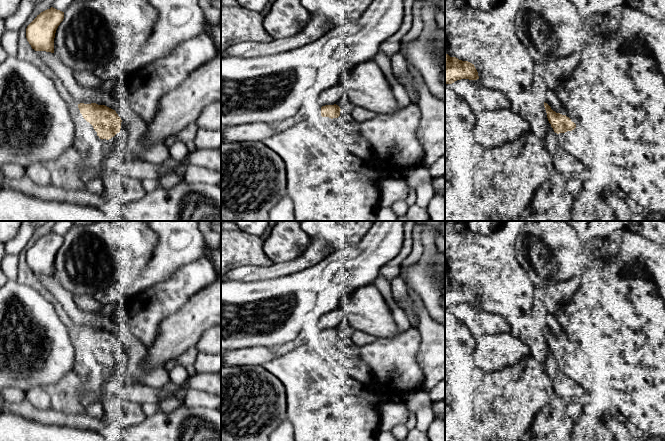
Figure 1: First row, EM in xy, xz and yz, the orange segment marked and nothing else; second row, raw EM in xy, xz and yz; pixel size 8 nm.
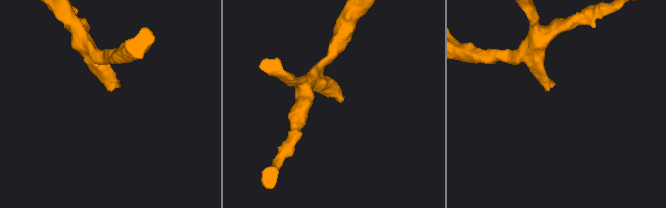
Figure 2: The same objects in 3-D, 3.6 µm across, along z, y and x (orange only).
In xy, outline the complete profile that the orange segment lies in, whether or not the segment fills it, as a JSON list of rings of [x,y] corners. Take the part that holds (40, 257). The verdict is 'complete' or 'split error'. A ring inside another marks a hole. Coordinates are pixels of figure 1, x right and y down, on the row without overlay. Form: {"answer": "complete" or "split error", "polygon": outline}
{"answer": "complete", "polygon": [[[53,231],[37,239],[26,252],[26,262],[32,273],[54,277],[55,257],[63,243],[64,236]]]}

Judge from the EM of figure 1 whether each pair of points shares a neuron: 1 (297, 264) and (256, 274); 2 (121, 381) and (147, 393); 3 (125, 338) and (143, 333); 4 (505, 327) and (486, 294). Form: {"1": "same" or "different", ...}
{"1": "same", "2": "same", "3": "different", "4": "different"}

